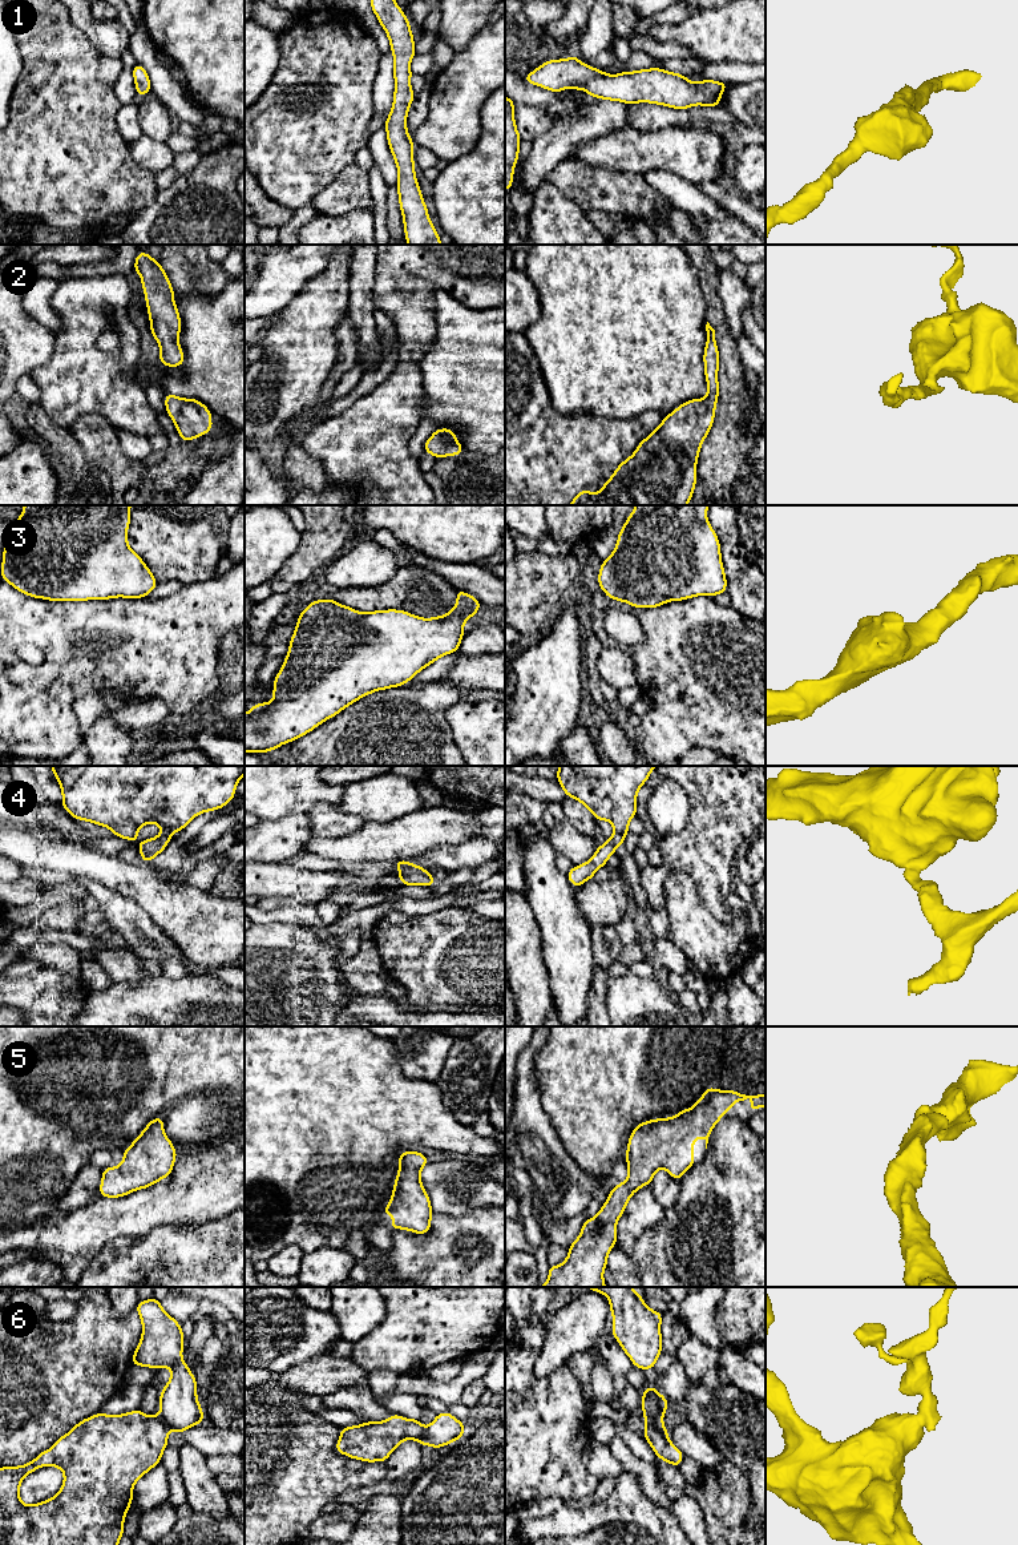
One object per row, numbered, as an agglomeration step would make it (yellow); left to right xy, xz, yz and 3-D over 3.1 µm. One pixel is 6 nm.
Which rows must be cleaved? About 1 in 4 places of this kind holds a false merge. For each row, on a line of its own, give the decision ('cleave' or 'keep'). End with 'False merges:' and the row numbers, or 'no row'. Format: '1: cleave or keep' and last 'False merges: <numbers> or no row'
1: keep
2: keep
3: keep
4: keep
5: keep
6: cleave
False merges: 6

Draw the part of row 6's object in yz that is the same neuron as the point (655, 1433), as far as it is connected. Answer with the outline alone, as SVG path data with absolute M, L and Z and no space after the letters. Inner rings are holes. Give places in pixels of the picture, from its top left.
M645 1419L646 1427L643 1437L647 1440L654 1453L663 1461L679 1468L684 1455L668 1439L667 1427L663 1423L651 1423Z

